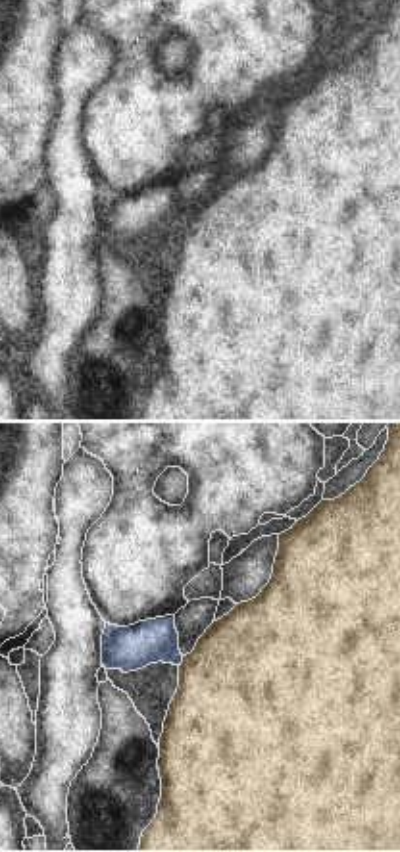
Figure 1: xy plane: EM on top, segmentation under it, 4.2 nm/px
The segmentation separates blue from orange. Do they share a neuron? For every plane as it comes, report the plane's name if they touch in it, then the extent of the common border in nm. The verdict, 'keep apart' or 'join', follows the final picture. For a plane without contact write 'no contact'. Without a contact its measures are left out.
contact in xy; length 50 nm

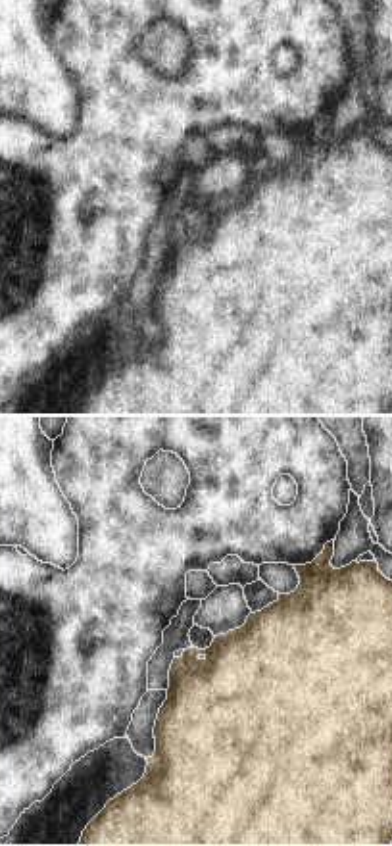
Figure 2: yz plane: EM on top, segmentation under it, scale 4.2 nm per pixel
contact in yz; length 60 nm

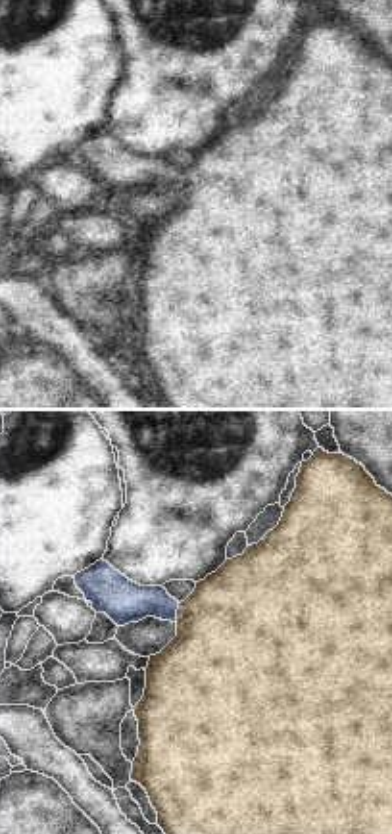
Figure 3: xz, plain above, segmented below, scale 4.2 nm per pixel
contact in xz; length 80 nm

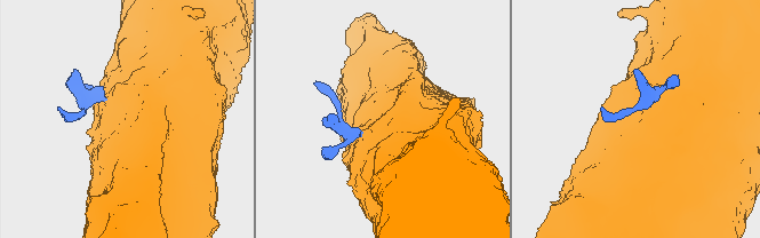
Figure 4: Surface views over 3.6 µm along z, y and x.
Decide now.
join

